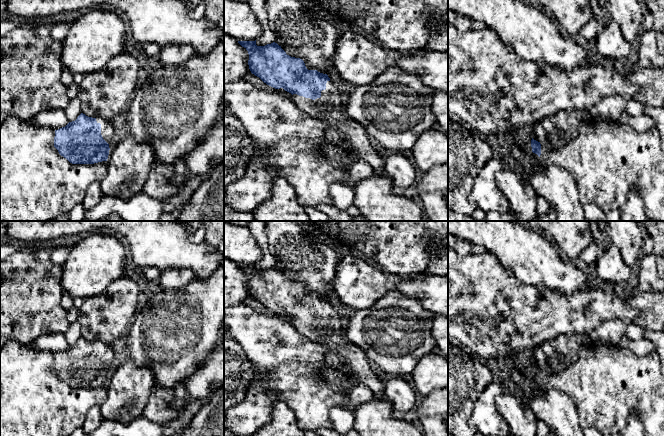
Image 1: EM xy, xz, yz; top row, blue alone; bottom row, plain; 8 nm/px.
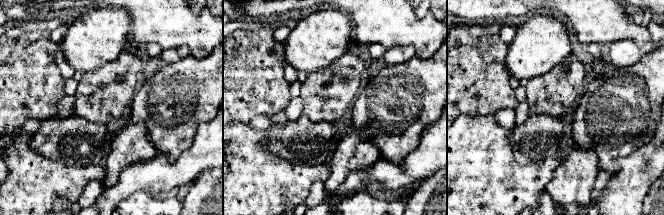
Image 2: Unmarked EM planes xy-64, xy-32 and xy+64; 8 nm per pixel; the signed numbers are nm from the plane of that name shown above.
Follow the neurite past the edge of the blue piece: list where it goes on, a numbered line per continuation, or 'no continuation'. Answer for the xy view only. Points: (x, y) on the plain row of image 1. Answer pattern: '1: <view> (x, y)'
1: xy (112, 356)

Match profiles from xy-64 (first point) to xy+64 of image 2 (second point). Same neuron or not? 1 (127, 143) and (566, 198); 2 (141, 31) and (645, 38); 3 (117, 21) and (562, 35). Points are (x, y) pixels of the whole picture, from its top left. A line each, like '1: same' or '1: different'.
1: same
2: same
3: same

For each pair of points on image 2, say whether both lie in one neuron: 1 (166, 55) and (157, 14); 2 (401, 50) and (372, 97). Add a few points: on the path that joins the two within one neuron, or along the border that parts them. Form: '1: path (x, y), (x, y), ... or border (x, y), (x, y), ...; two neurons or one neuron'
1: border (163, 48), (185, 45), (189, 49); two neurons
2: border (414, 56), (400, 63), (382, 64); two neurons

